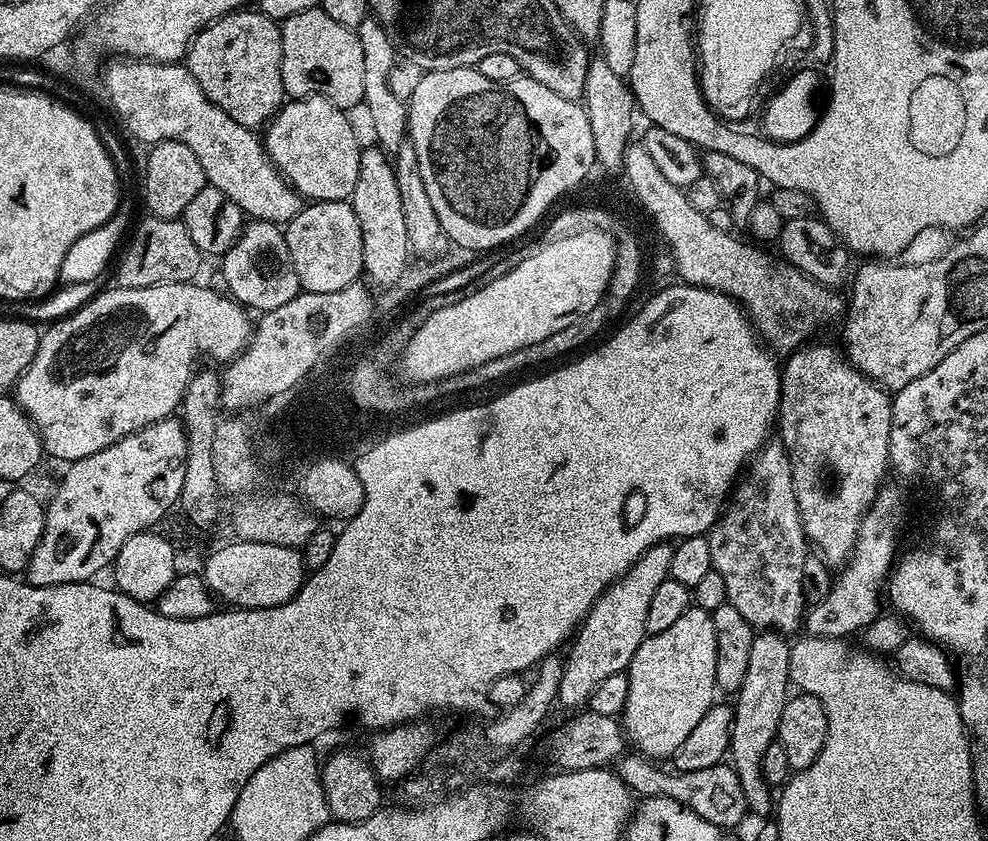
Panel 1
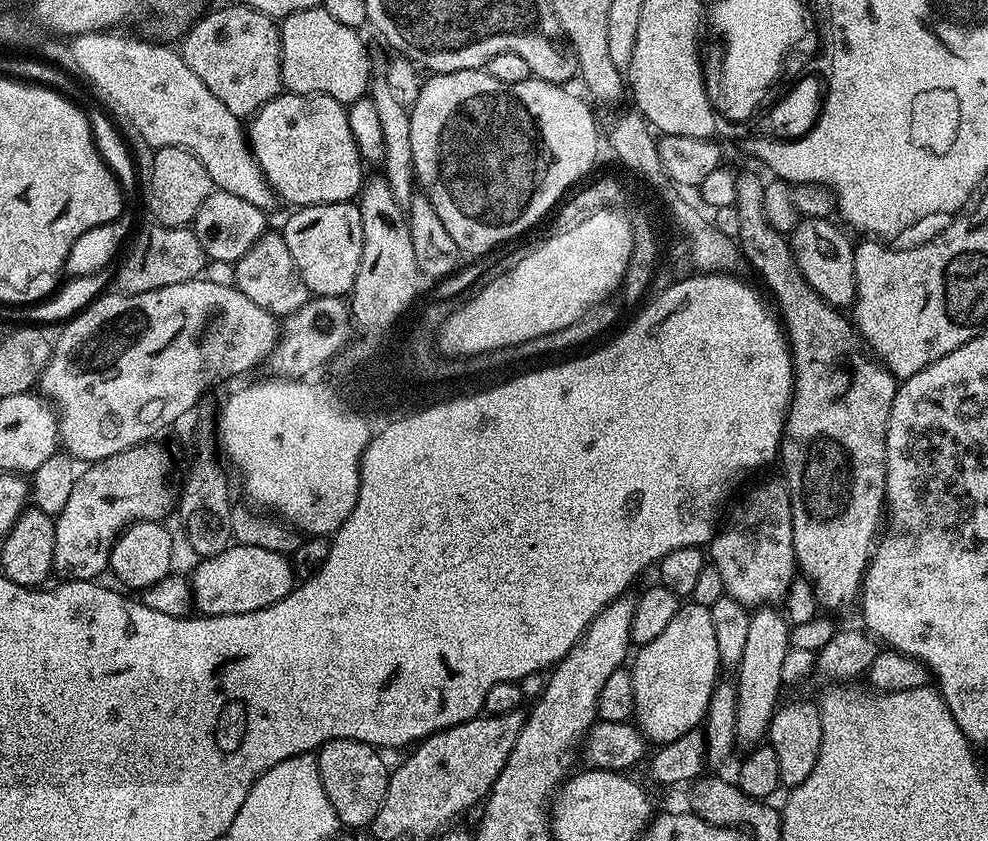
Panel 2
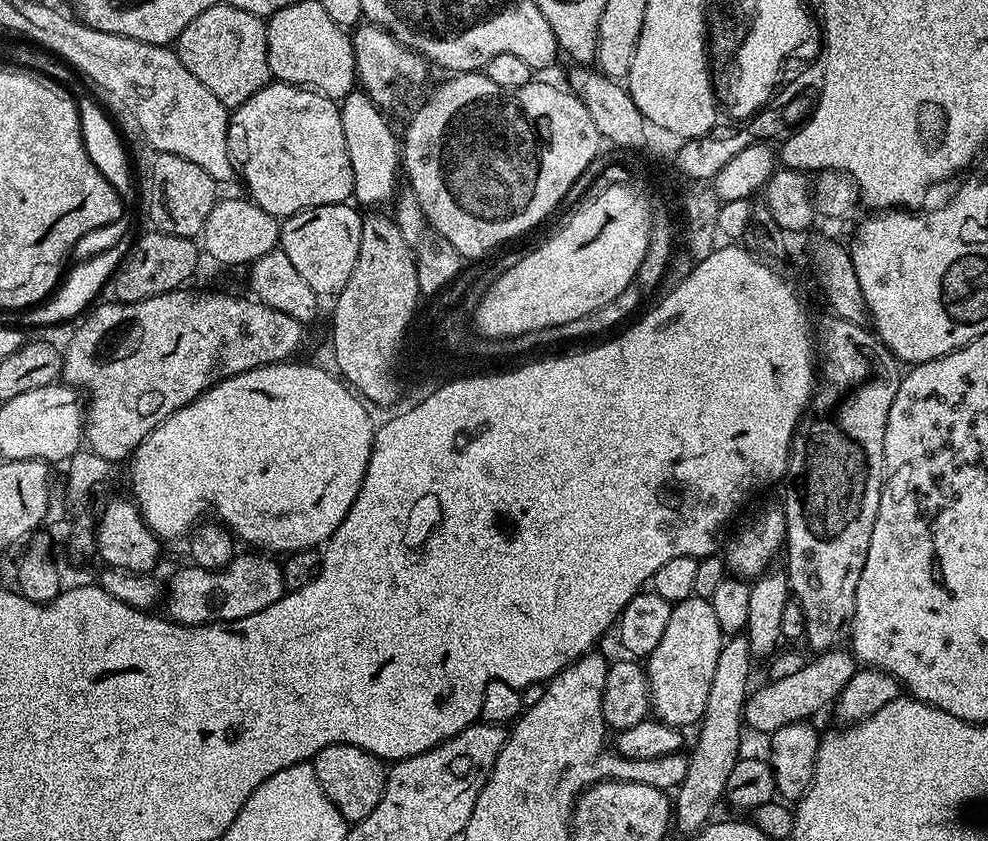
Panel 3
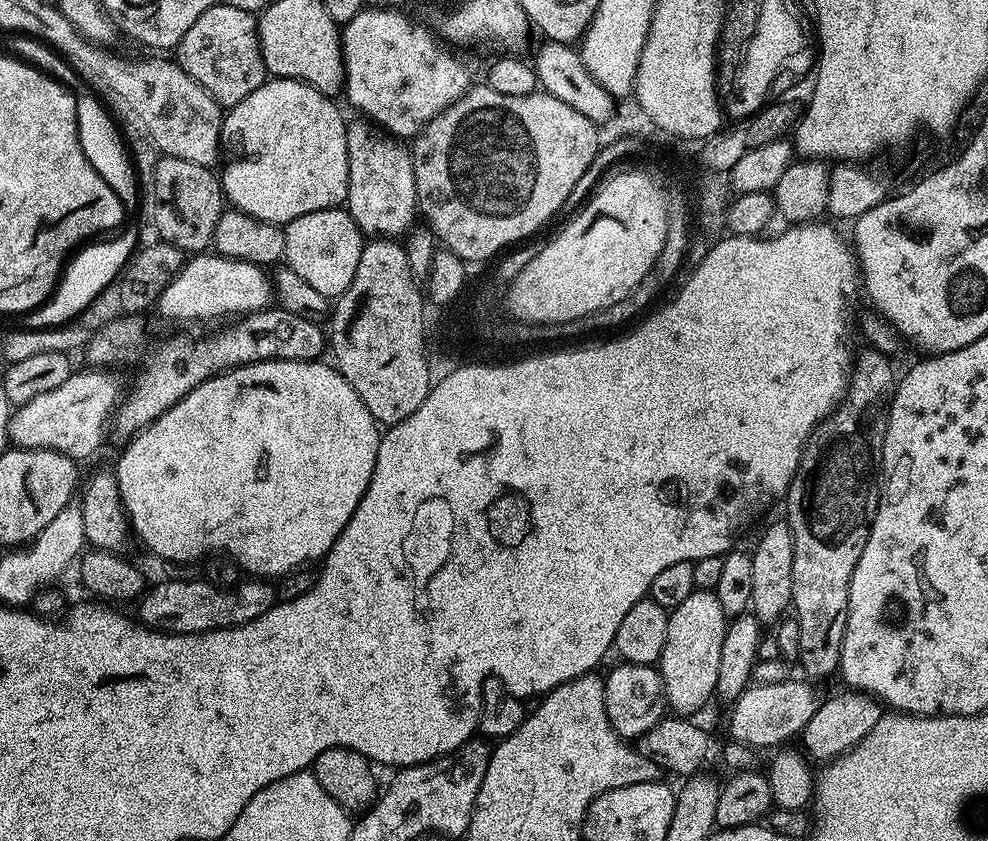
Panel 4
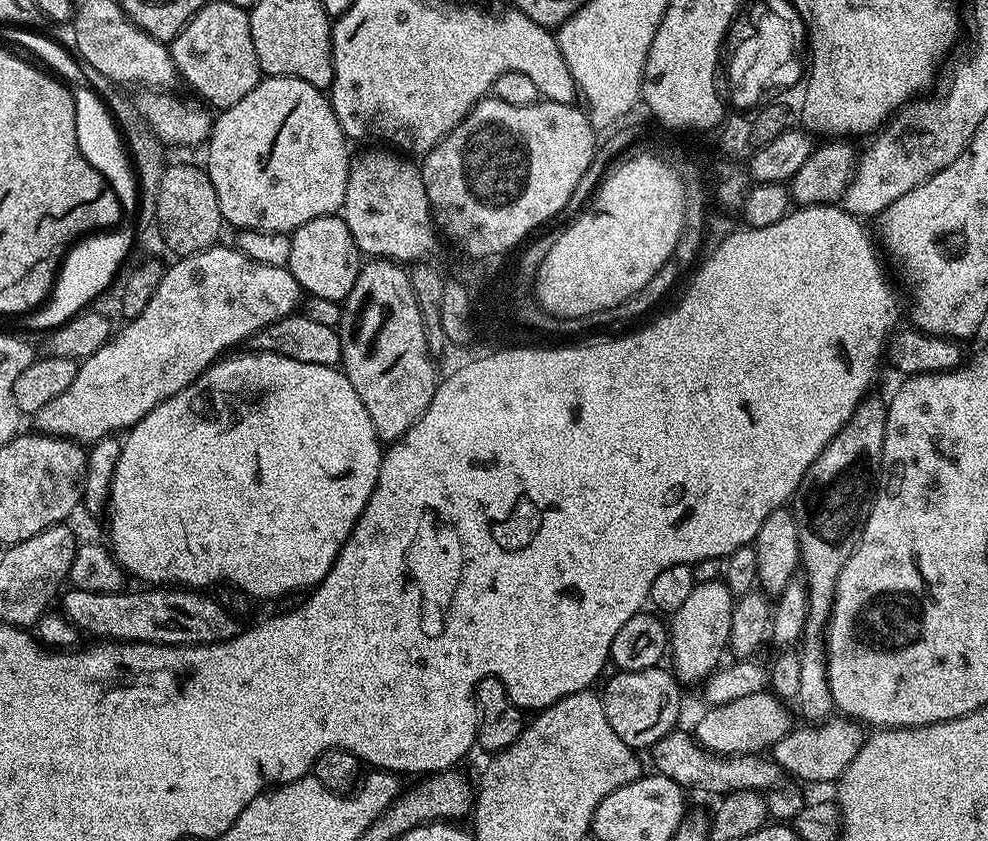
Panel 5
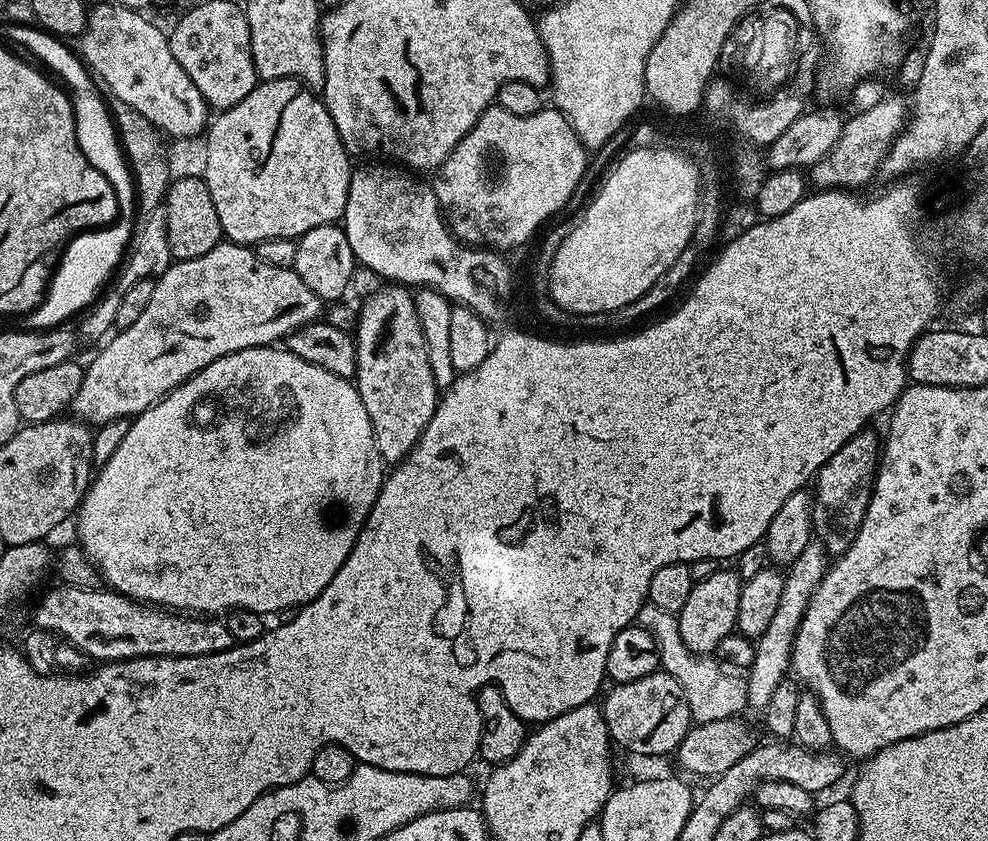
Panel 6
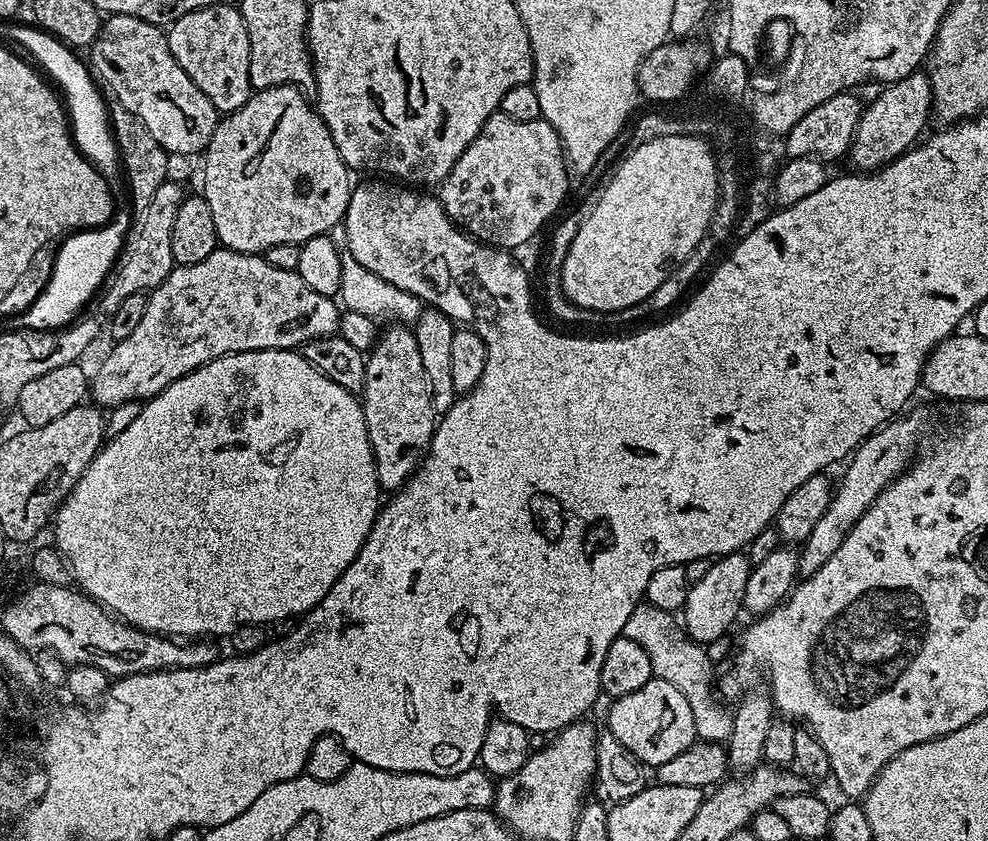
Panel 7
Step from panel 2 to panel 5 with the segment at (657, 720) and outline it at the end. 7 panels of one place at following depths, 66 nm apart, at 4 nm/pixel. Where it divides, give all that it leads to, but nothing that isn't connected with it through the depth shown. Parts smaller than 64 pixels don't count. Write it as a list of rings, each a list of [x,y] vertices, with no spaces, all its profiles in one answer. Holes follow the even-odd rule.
[[[723,579],[697,584],[690,598],[670,616],[670,660],[677,681],[699,685],[721,667],[730,638],[730,618],[734,597]]]

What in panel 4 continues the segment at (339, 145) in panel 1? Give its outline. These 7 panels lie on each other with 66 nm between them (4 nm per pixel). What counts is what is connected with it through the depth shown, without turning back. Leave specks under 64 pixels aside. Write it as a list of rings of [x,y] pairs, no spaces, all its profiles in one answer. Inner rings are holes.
[[[265,79],[254,94],[227,109],[222,136],[234,147],[244,147],[244,157],[232,160],[219,173],[224,199],[237,212],[245,212],[262,222],[283,226],[302,214],[343,205],[348,199],[348,124],[337,101],[323,96],[317,88],[301,80]]]

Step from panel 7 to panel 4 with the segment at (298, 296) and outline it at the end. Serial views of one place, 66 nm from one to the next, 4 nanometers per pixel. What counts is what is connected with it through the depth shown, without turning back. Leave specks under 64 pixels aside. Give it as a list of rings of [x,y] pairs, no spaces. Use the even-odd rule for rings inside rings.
[[[196,254],[191,257],[181,268],[170,286],[162,290],[158,301],[158,309],[168,320],[173,320],[176,324],[212,324],[215,320],[227,321],[229,318],[239,318],[249,316],[251,312],[261,312],[269,307],[274,300],[274,280],[268,276],[263,267],[259,264],[242,262],[241,260],[231,260],[228,256],[219,254]],[[112,370],[73,371],[62,386],[46,390],[38,398],[19,405],[8,424],[8,438],[18,448],[45,448],[61,452],[77,462],[83,462],[100,448],[104,440],[104,427],[110,421],[122,399],[120,380]]]

